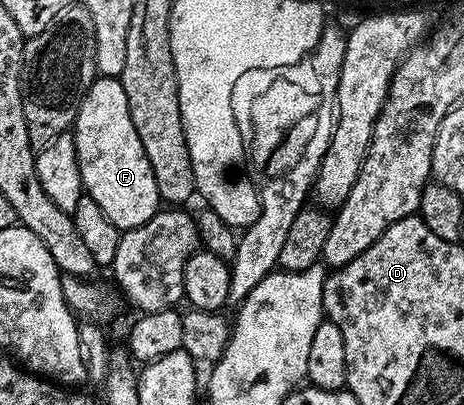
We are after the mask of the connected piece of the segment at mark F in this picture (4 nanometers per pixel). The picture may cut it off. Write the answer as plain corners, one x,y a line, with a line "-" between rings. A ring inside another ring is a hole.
120,78
94,79
79,105
71,134
75,141
75,153
84,194
89,195
91,201
95,201
99,209
103,209
103,213
107,213
111,225
115,225
122,232
151,221
151,217
155,217
162,206
159,185
155,185
155,173
151,173
151,161
147,161
147,153
143,153
143,141
139,141
139,133
135,133
135,121
131,121
131,105
127,105
127,93
123,93

